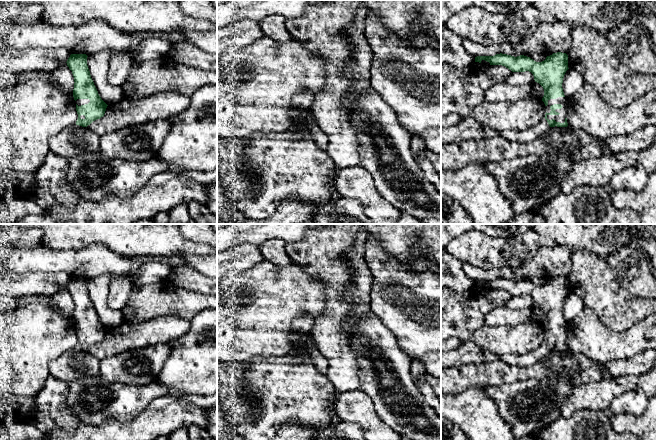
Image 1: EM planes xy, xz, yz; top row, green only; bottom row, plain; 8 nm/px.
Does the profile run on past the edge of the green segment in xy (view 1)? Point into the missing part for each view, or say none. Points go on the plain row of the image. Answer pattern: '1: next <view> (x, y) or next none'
1: next xy (79, 326)

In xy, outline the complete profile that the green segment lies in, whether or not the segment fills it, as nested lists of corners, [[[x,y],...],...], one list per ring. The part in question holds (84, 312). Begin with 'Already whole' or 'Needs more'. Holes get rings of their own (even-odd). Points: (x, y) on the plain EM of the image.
Needs more. [[[71,278],[67,290],[74,301],[73,321],[78,343],[76,349],[87,351],[104,340],[107,328],[101,323],[91,302],[86,278]]]

